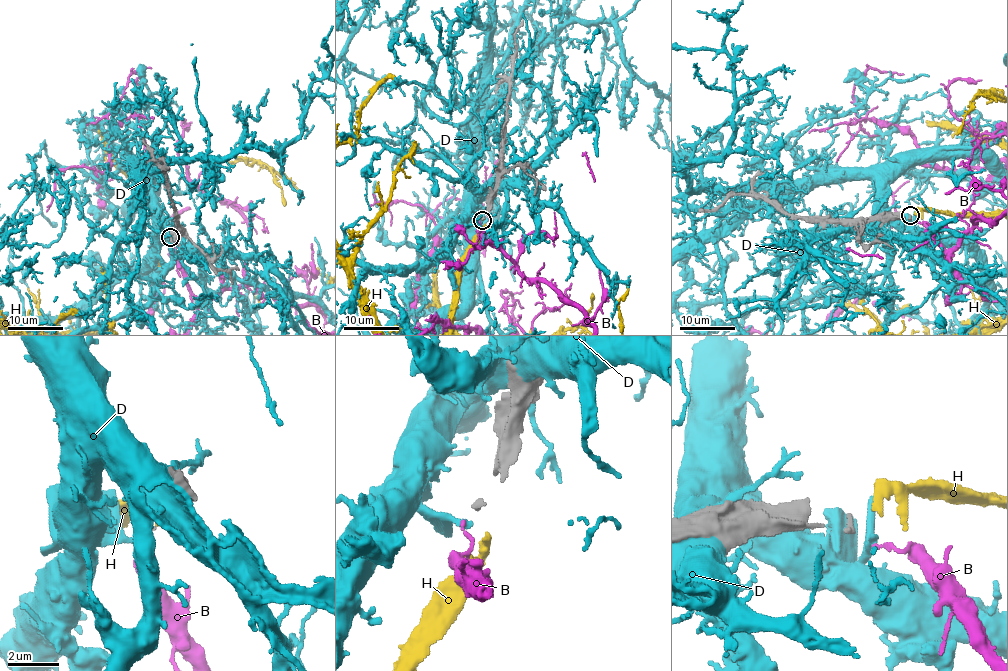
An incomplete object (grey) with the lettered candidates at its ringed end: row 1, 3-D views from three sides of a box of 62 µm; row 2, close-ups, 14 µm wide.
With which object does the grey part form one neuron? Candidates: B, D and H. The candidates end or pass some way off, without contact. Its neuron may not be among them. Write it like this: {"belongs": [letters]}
{"belongs": ["H"]}

